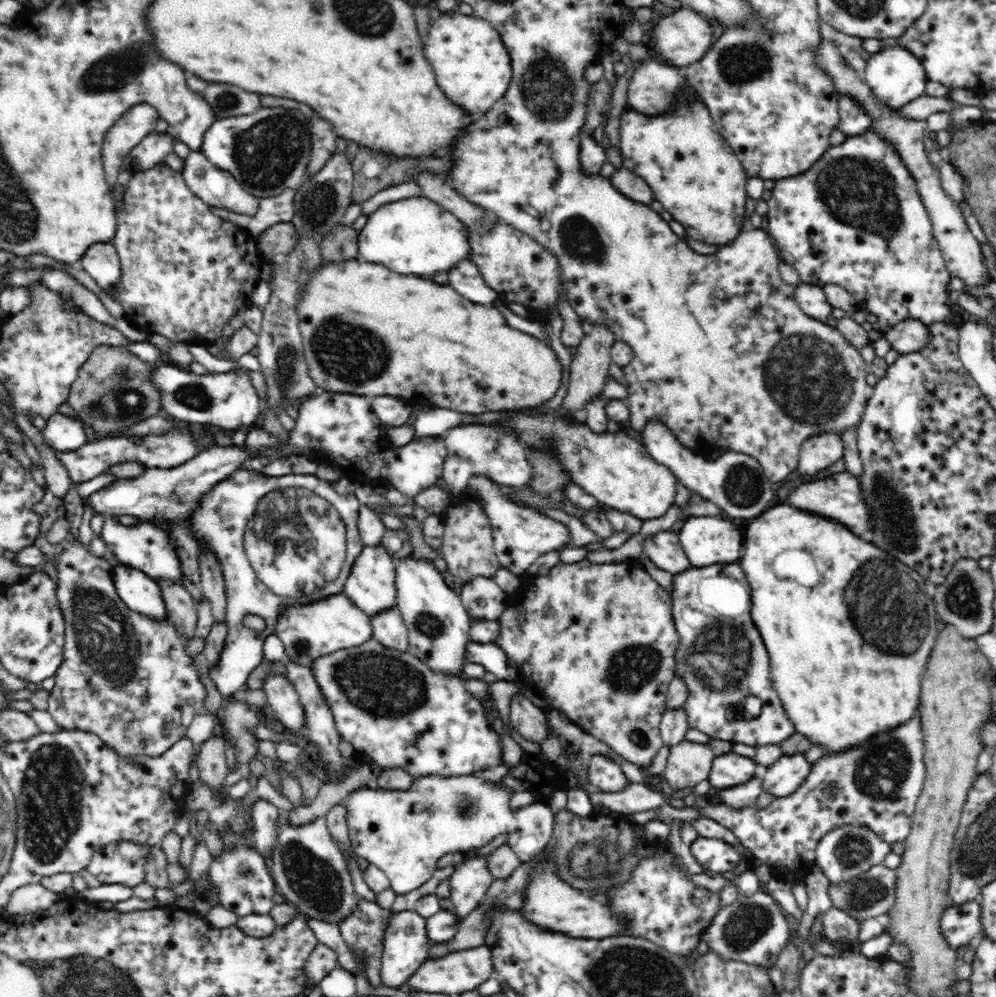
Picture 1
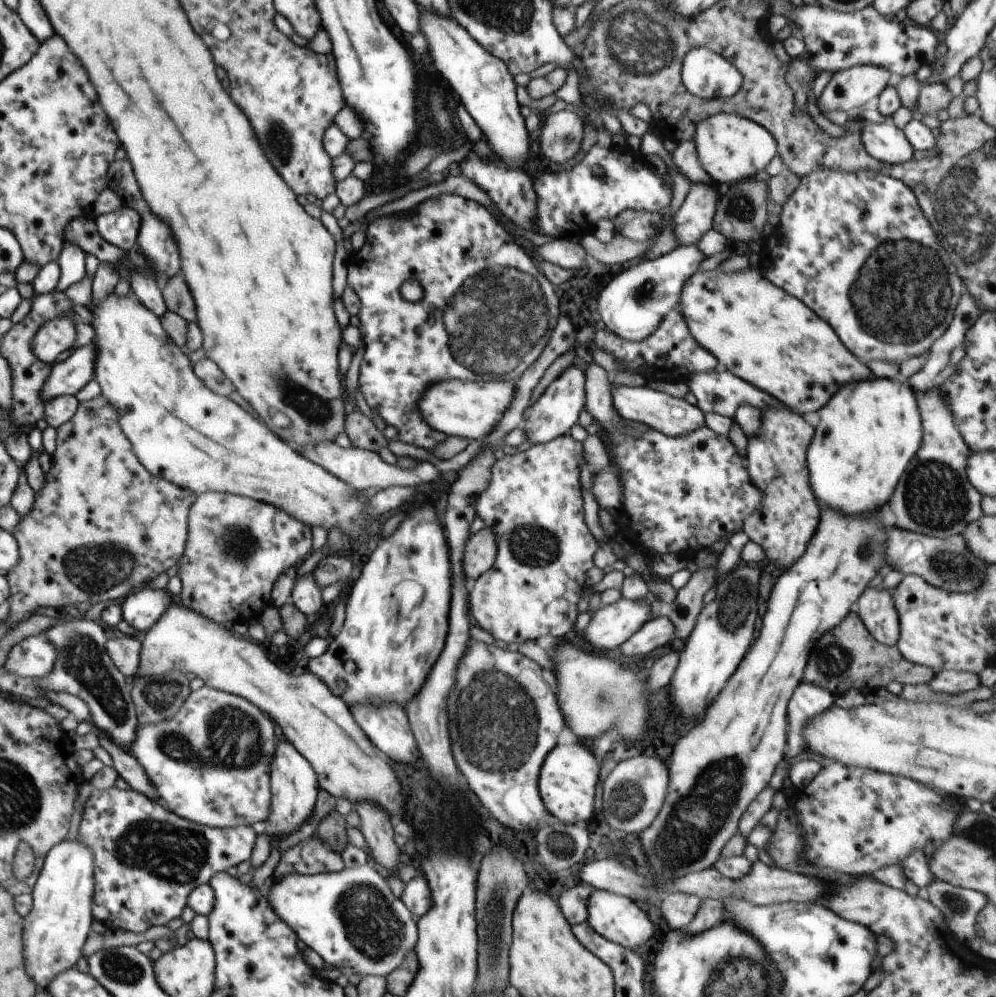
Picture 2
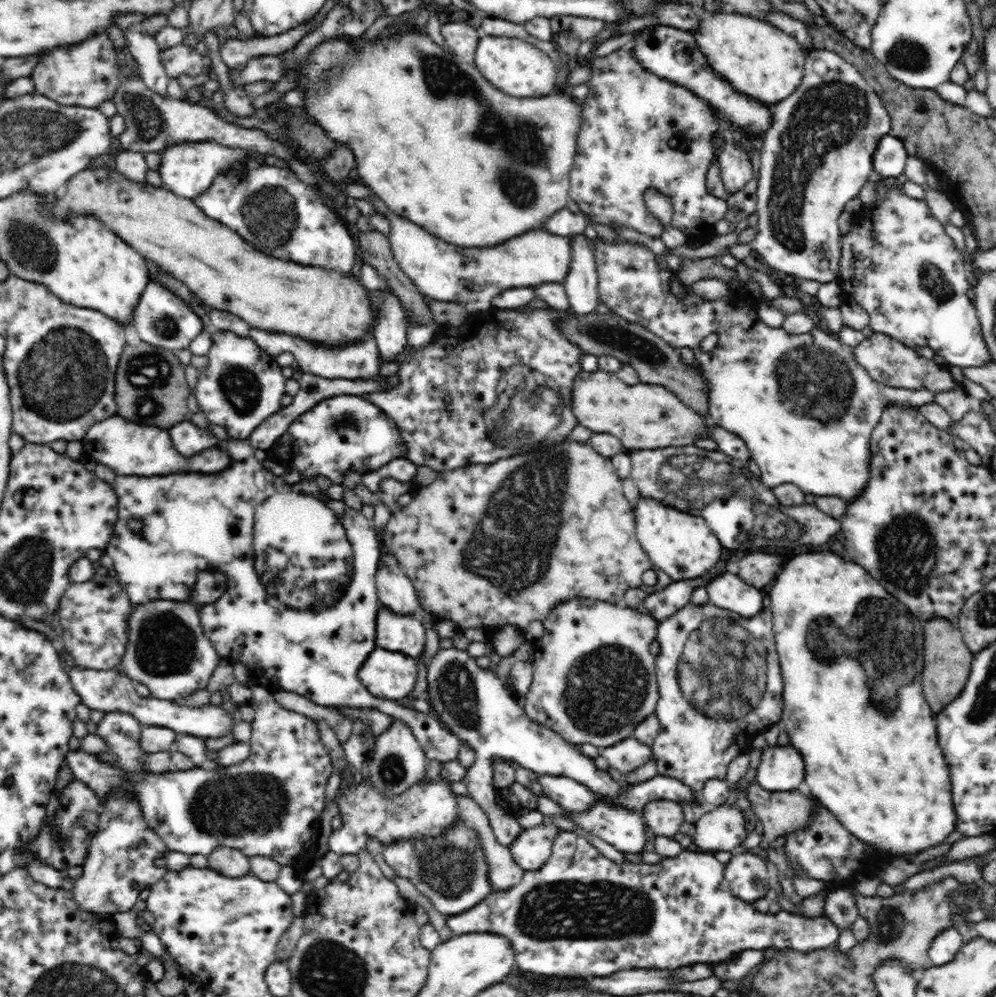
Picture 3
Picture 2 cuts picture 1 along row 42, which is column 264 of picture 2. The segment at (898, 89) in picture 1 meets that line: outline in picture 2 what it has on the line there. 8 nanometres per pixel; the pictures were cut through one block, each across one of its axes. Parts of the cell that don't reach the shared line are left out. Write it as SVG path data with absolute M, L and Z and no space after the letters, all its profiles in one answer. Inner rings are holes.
M369 863L333 873L288 873L279 881L269 881L263 892L270 908L297 934L297 938L317 952L326 965L340 968L347 975L387 977L400 966L406 953L415 948L418 940L416 918L403 900L392 892L387 880Z

